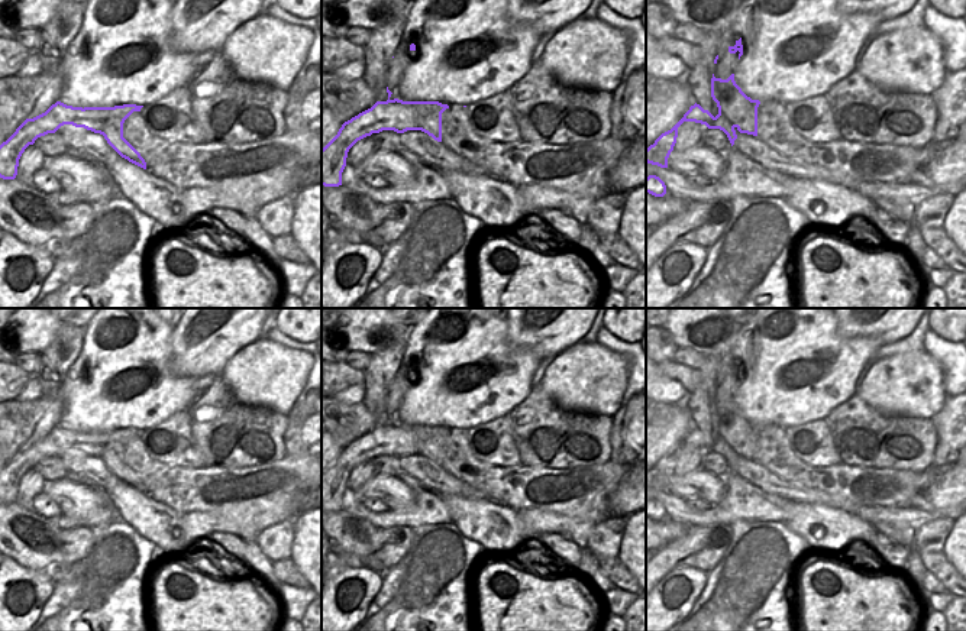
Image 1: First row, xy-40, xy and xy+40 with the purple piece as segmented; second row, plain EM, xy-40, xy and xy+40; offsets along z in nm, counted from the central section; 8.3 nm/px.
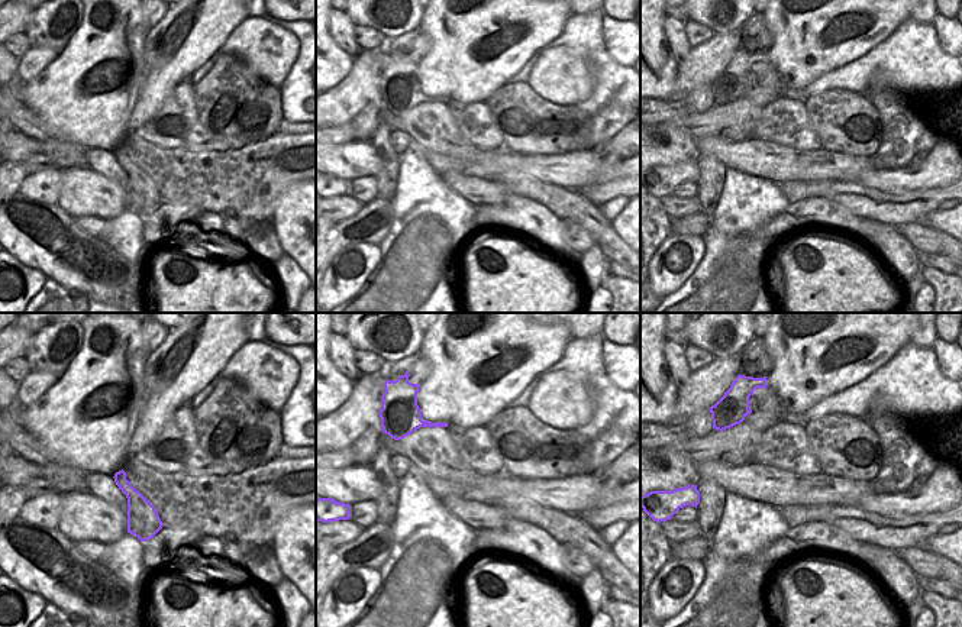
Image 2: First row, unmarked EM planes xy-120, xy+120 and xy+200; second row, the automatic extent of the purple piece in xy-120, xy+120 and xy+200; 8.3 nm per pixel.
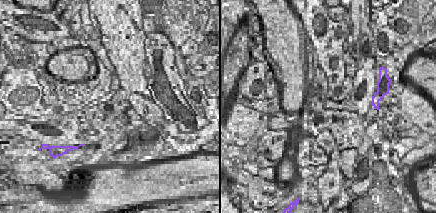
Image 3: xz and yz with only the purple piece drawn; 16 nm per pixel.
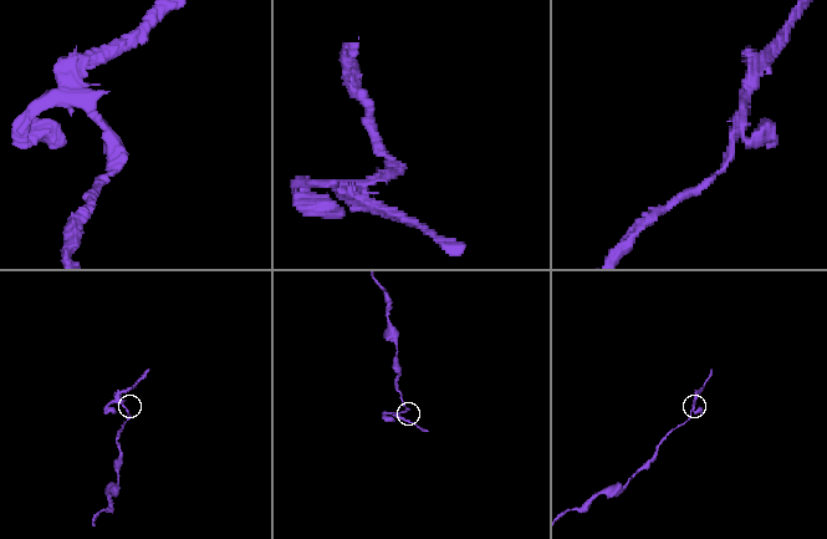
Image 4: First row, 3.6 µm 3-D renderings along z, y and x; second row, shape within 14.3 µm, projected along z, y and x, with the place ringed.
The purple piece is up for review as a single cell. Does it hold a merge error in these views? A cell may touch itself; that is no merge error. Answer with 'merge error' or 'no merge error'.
merge error

